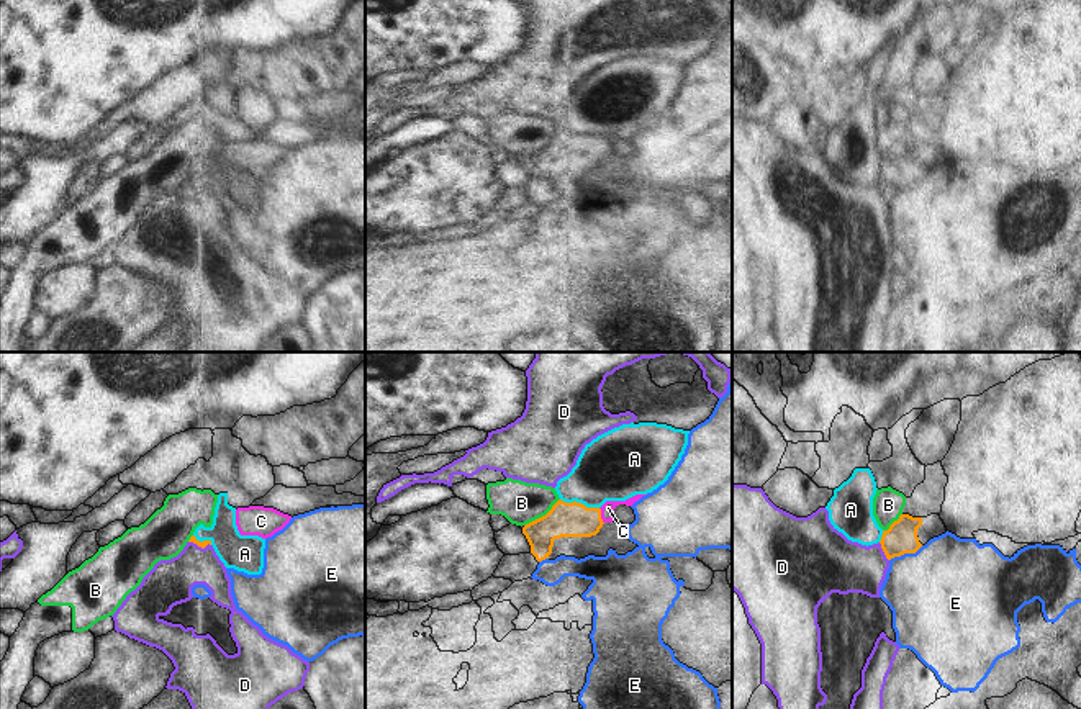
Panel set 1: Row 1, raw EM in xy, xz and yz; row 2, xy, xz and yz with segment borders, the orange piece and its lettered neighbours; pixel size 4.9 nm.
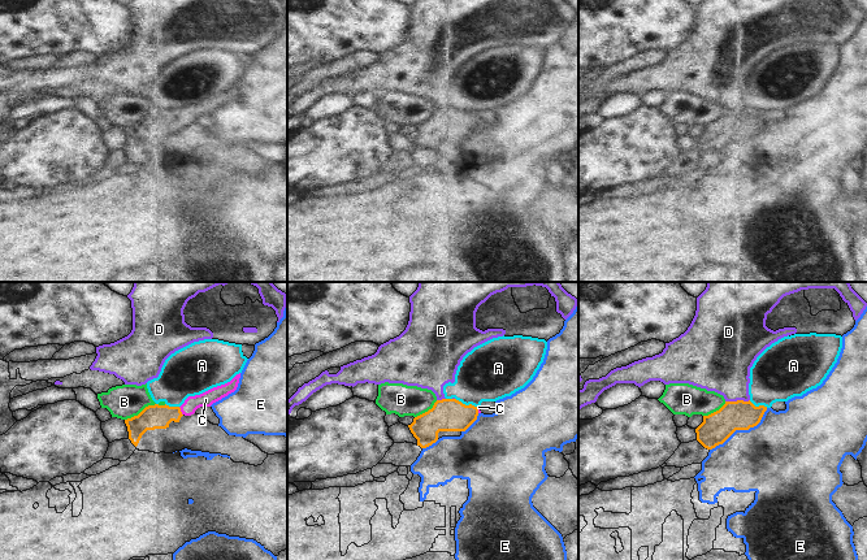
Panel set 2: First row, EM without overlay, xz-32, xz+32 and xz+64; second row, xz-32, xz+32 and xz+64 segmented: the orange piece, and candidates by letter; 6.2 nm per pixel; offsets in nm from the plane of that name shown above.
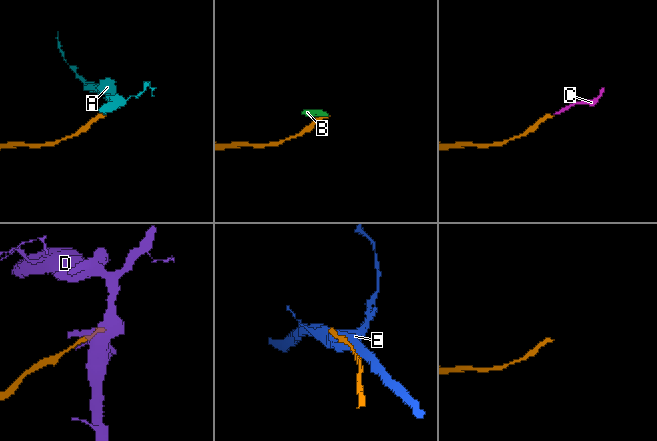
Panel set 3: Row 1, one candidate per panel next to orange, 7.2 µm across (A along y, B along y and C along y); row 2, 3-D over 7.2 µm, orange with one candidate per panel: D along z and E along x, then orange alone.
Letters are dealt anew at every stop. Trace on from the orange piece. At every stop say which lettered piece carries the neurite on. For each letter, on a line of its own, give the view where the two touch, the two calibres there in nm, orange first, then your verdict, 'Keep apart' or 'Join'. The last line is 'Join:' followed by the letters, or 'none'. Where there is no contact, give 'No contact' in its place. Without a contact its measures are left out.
A: Touches orange in xz. Thickness 180 nm (orange) against 340 nm. Keep apart
B: Touches orange in xz. Thickness 180 nm (orange) against 200 nm. Keep apart
C: Touches orange in xz. Thickness 180 nm (orange) against 60 nm. Join
D: Touches orange in yz. Thickness 160 nm (orange) against 280 nm. Keep apart
E: Touches orange in yz. Thickness 160 nm (orange) against 460 nm. Keep apart
Join: C.

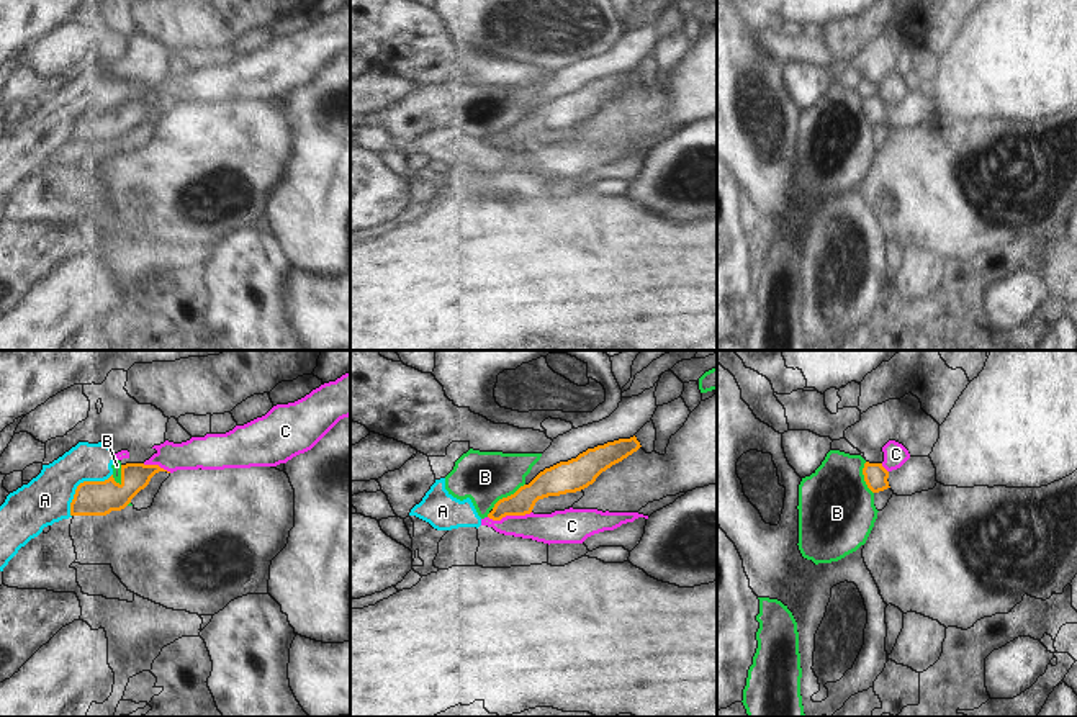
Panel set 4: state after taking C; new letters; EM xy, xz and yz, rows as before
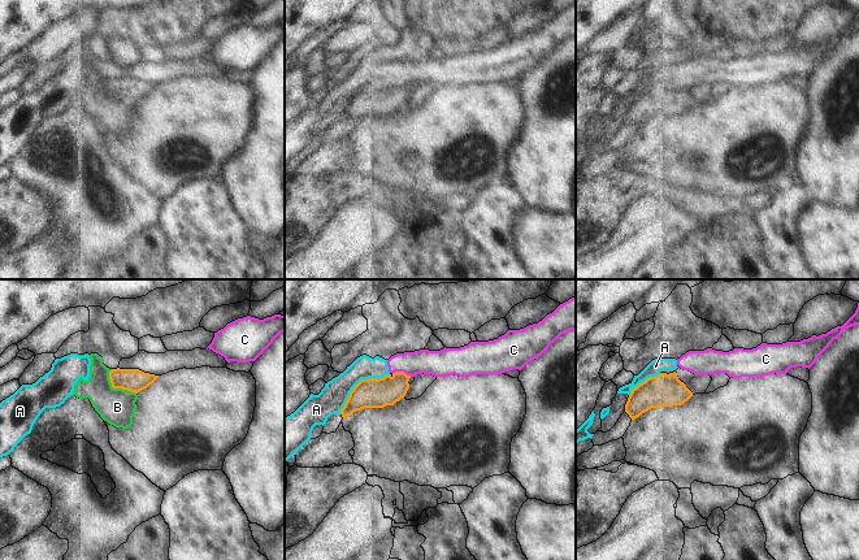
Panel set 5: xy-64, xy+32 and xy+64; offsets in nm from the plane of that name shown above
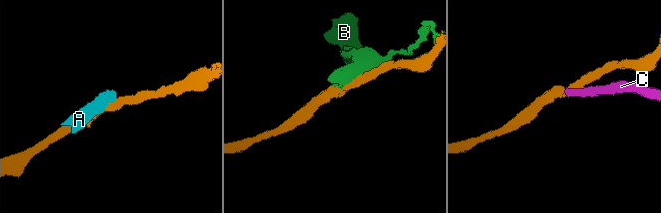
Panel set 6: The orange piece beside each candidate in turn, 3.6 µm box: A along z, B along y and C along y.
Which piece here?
A: Touches orange in xy. Thickness 180 nm (orange) against 240 nm. Keep apart
B: Touches orange in xz. Thickness 140 nm (orange) against 260 nm. Keep apart
C: Touches orange in xz. Thickness 130 nm (orange) against 160 nm. Keep apart
Join: none.

